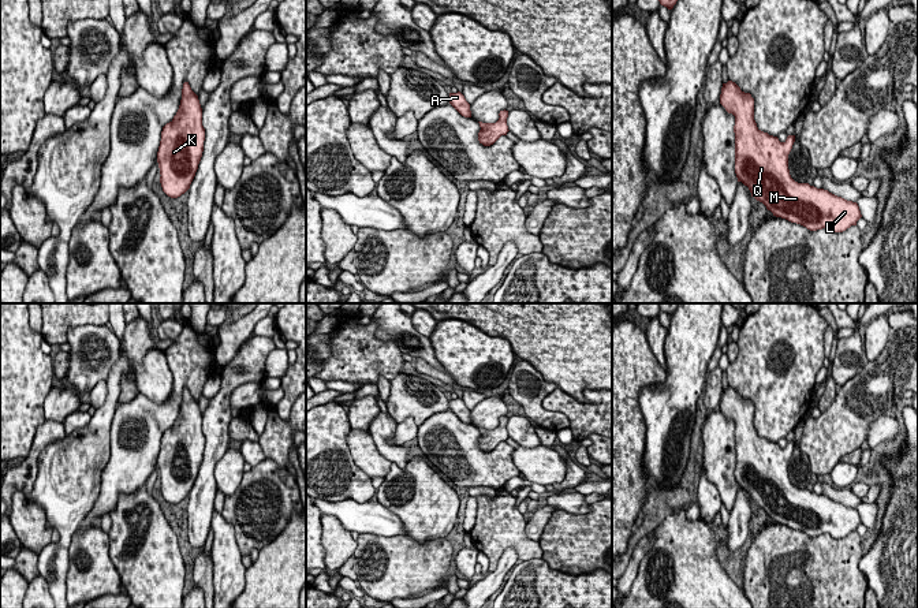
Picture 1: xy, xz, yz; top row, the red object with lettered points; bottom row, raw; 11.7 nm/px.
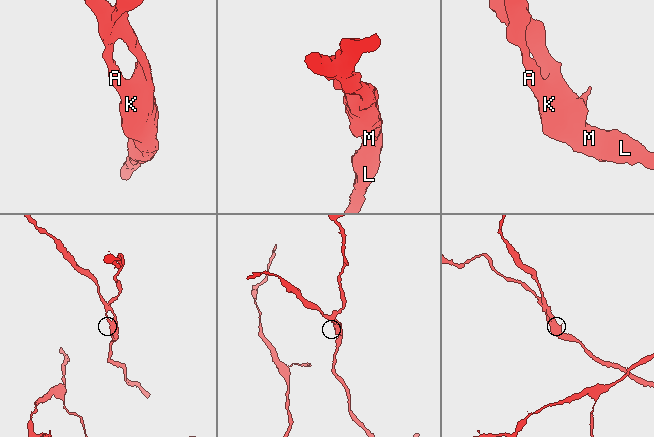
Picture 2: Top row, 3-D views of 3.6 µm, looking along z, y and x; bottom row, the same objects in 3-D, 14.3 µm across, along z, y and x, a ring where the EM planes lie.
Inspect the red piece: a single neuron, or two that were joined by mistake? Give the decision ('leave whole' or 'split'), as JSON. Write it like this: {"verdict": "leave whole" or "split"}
{"verdict": "leave whole"}

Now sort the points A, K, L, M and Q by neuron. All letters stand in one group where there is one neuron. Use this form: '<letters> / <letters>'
A K L M Q

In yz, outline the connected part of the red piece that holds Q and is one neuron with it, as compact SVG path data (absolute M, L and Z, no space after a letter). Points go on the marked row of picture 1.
M728 81L723 83L720 104L735 116L735 174L776 217L801 224L810 231L829 228L843 232L862 217L857 202L837 197L809 183L795 182L788 169L788 154L795 135L784 142L757 127L754 98Z

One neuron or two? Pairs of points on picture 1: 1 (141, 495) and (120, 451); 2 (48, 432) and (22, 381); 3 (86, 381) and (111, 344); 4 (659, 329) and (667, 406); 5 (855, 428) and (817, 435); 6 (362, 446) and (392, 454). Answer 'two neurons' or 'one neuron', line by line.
1: two neurons
2: two neurons
3: one neuron
4: two neurons
5: one neuron
6: two neurons

